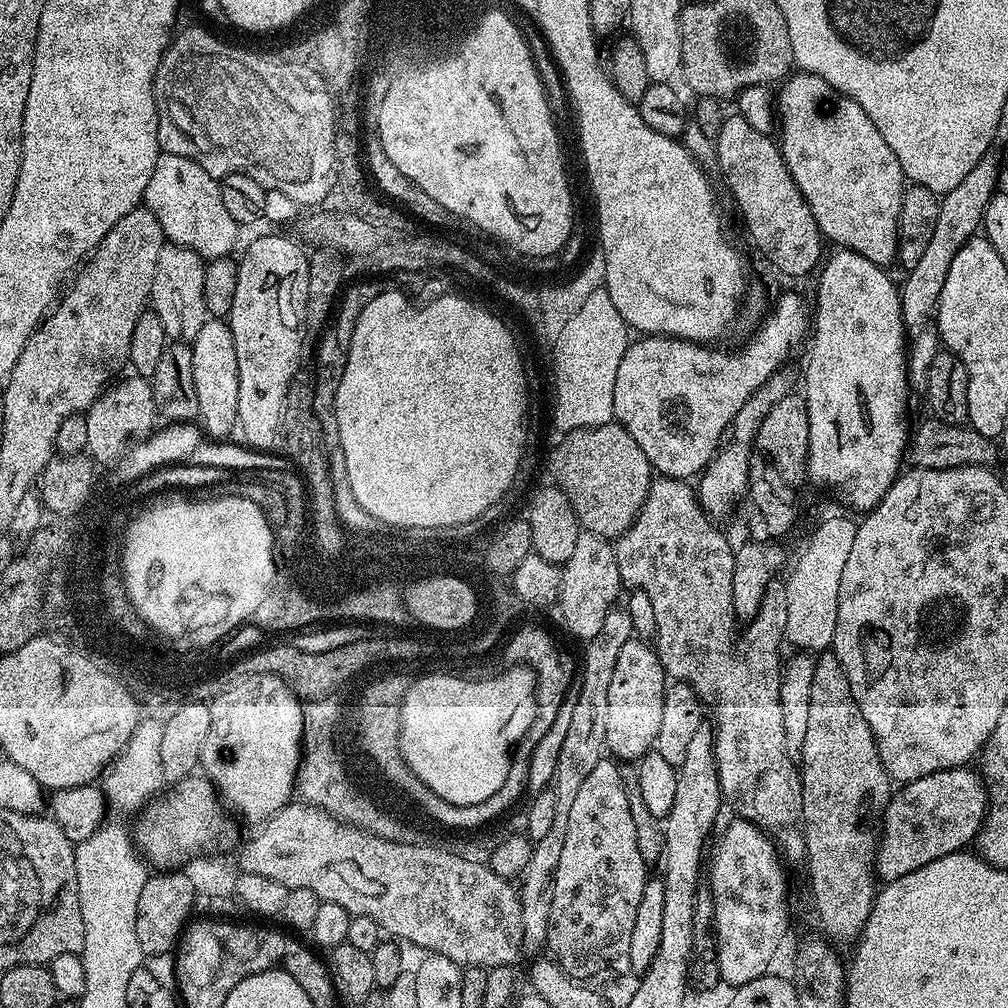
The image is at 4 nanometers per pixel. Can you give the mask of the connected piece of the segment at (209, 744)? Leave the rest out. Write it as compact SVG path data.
M254 678L250 682L243 683L242 686L231 688L227 694L220 696L220 699L216 700L215 708L209 710L210 731L206 736L205 746L200 755L200 768L202 769L203 775L212 781L213 788L216 789L221 801L223 801L229 809L232 807L234 811L241 812L246 819L256 820L255 822L268 820L273 814L279 812L285 804L289 803L294 796L296 770L300 764L296 760L295 750L300 734L300 713L299 708L296 707L295 700L292 700L292 696L288 695L288 692L285 691L284 685L280 683L280 680Z

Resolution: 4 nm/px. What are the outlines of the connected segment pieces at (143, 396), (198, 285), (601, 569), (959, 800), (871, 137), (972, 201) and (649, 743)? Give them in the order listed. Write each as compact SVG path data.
M144 378L131 379L105 387L100 397L83 413L86 418L86 452L97 465L111 465L119 460L120 453L130 442L149 435L157 427L151 383Z
M165 243L162 254L158 254L158 266L154 270L150 308L162 318L162 330L166 330L169 341L190 342L202 330L204 321L209 319L206 298L202 294L204 257L181 244Z
M581 531L574 551L562 567L565 569L564 585L561 586L564 592L564 616L572 627L568 636L587 642L598 634L598 630L602 630L602 622L617 603L616 595L622 589L615 547L602 536Z
M970 769L938 770L893 791L876 845L874 872L881 881L902 878L946 854L965 851L975 841L988 814L988 790L979 771Z
M797 71L783 81L784 89L778 92L778 143L786 166L802 190L802 198L818 222L820 235L825 241L833 240L836 246L870 258L870 262L881 266L897 259L900 245L900 211L906 189L904 171L894 158L894 150L886 146L886 138L878 134L878 126L870 122L870 114L848 96L843 96L822 78L809 72Z
M989 154L954 186L954 190L943 193L938 210L938 222L934 234L931 235L927 249L923 251L922 258L908 273L900 289L900 305L902 306L902 322L904 331L909 337L922 334L934 320L938 298L942 294L942 286L946 283L946 273L950 270L950 262L954 262L954 254L966 246L968 239L981 231L984 223L984 211L990 198L996 195L1000 180L1000 168L996 165L995 155Z
M644 638L626 642L610 678L610 699L606 710L606 748L617 761L639 761L655 745L662 726L665 687L664 667L655 647Z

